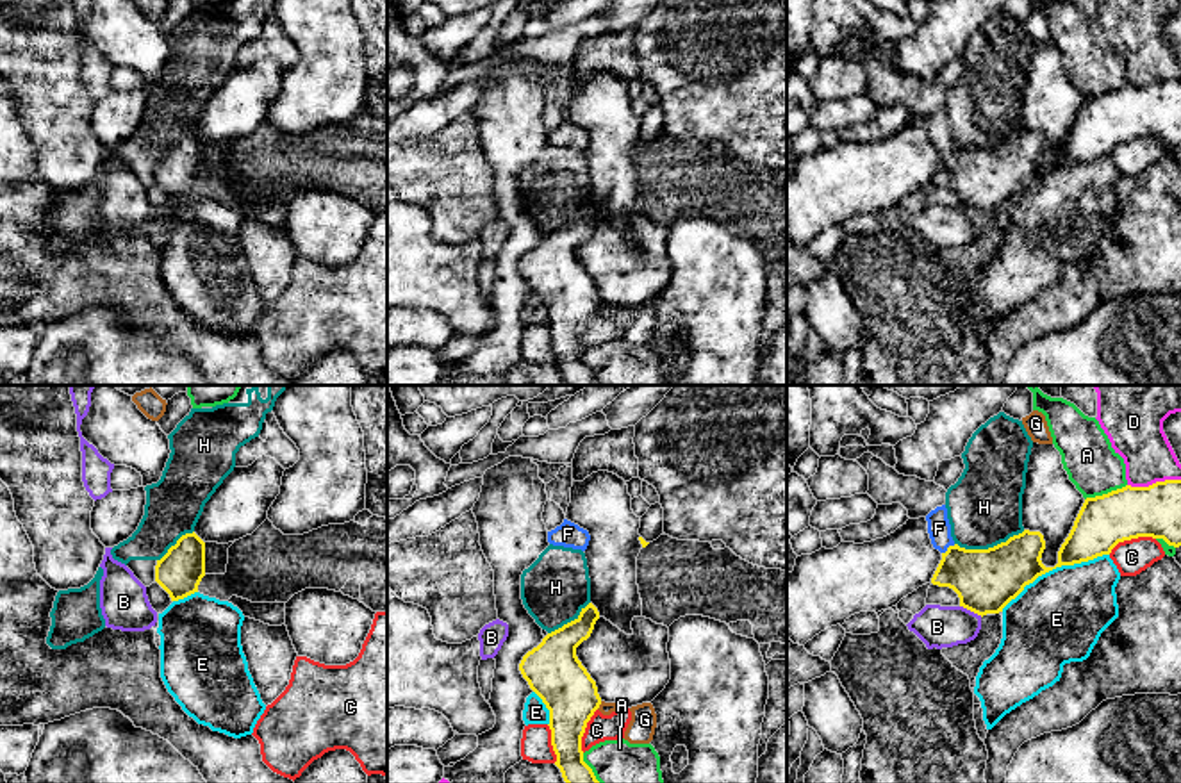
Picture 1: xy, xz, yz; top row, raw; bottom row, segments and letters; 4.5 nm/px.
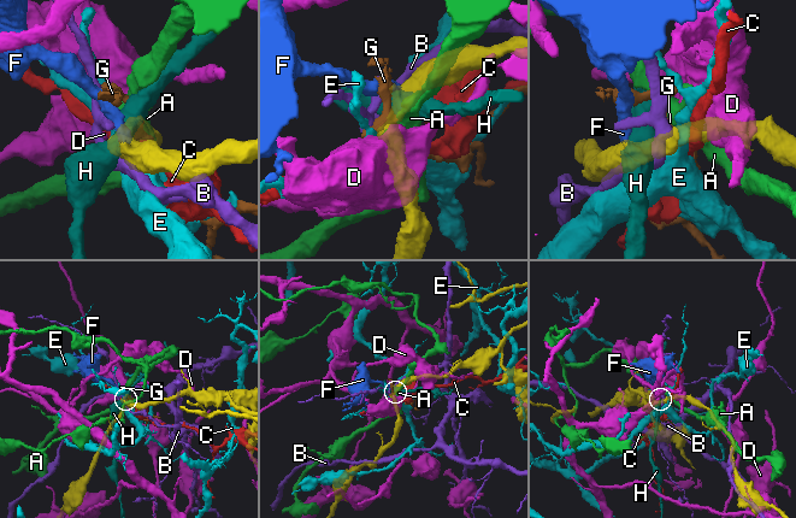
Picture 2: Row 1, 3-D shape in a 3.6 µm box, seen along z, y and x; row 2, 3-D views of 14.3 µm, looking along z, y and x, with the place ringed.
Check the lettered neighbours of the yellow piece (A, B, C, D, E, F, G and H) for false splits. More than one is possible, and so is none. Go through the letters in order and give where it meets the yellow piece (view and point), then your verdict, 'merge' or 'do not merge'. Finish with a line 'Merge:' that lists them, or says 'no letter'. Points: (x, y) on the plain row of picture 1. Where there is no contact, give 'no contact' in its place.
A: yz (1105, 95) | do not merge
B: yz (971, 211) | do not merge
C: yz (1131, 138) | do not merge
D: yz (1153, 84) | do not merge
E: yz (1055, 168) | do not merge
F: yz (948, 148) | merge
G: xz (600, 304) | do not merge
H: yz (989, 148) | do not merge
Merge: F

